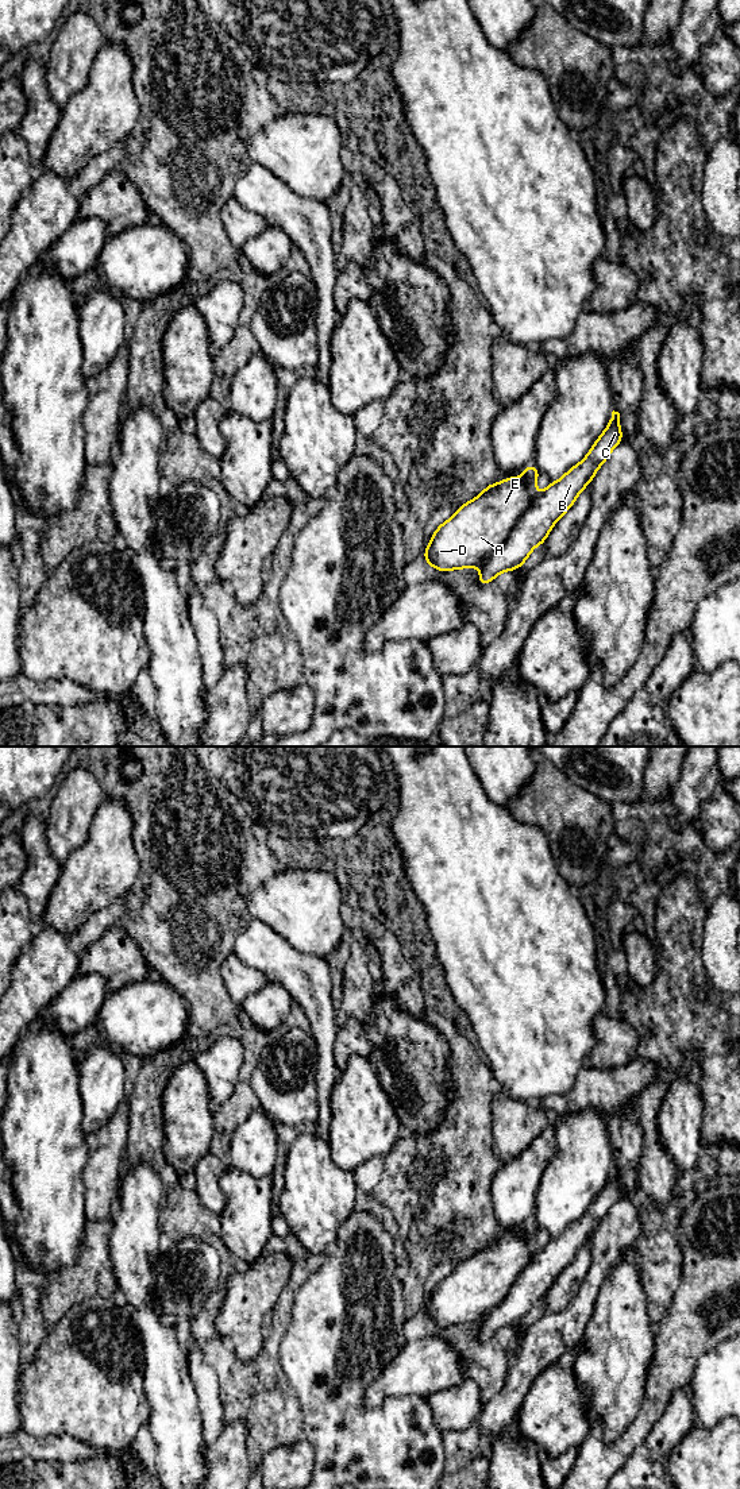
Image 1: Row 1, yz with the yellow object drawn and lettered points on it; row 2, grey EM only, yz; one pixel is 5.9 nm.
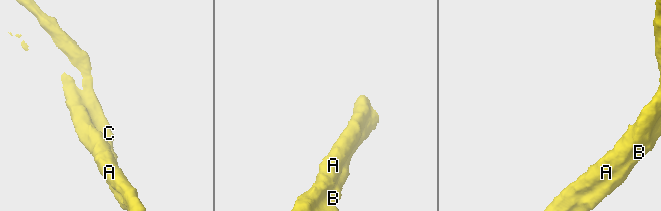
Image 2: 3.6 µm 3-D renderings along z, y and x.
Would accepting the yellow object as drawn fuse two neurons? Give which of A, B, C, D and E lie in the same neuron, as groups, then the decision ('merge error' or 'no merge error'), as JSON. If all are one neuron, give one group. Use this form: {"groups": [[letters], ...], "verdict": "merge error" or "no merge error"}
{"groups": [["A", "B", "C", "D", "E"]], "verdict": "no merge error"}

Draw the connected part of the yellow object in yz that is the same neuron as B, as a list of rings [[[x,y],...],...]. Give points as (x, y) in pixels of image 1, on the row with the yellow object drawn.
[[[613,410],[606,429],[585,459],[559,481],[551,482],[540,495],[536,494],[536,479],[540,471],[535,464],[525,467],[519,478],[509,477],[486,486],[478,497],[462,505],[450,520],[438,526],[424,552],[427,564],[440,572],[479,566],[479,585],[487,585],[504,571],[521,568],[532,549],[544,544],[551,528],[573,506],[578,494],[591,482],[616,445],[623,441],[618,420],[620,413]]]

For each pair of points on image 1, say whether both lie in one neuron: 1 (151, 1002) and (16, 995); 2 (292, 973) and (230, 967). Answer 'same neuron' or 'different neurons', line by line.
1: different neurons
2: different neurons

